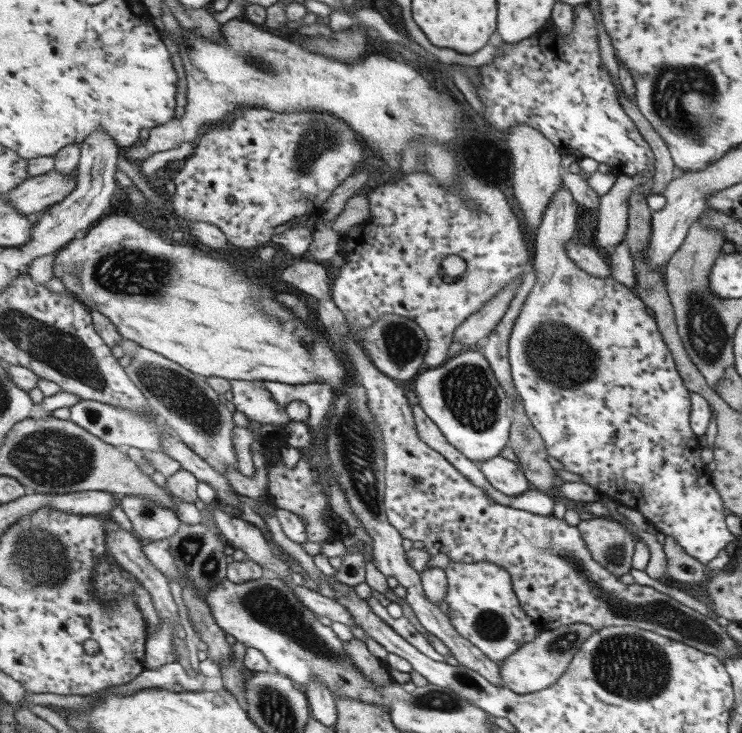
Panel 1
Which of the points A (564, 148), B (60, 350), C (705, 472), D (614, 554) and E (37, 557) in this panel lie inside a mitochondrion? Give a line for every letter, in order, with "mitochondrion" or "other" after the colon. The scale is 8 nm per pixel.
A: other
B: mitochondrion
C: other
D: mitochondrion
E: mitochondrion

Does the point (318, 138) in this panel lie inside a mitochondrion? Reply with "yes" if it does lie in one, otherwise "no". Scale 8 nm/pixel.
yes

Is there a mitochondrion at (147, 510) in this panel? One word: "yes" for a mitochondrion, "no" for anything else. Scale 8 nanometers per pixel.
yes

